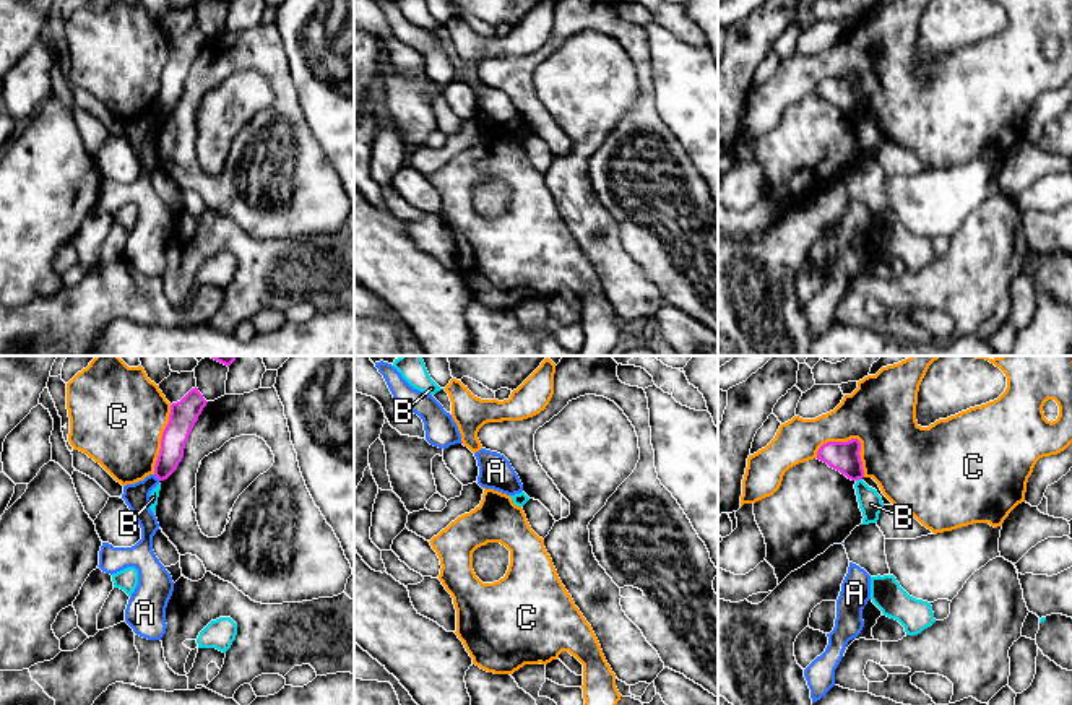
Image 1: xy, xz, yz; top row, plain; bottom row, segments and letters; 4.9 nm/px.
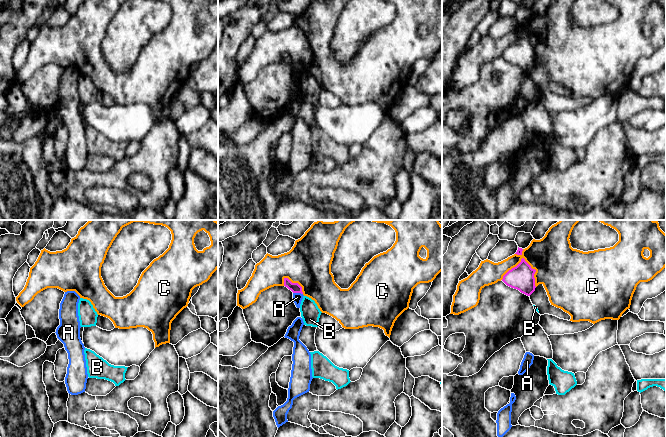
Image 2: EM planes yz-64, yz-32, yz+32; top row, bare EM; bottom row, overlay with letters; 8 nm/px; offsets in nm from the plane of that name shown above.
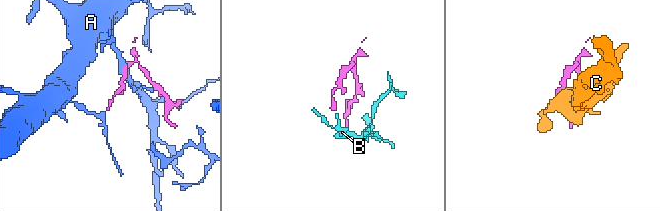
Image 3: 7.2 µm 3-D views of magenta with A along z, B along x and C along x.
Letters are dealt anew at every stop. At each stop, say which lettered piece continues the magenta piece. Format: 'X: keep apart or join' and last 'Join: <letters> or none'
A: keep apart
B: keep apart
C: keep apart
Join: none

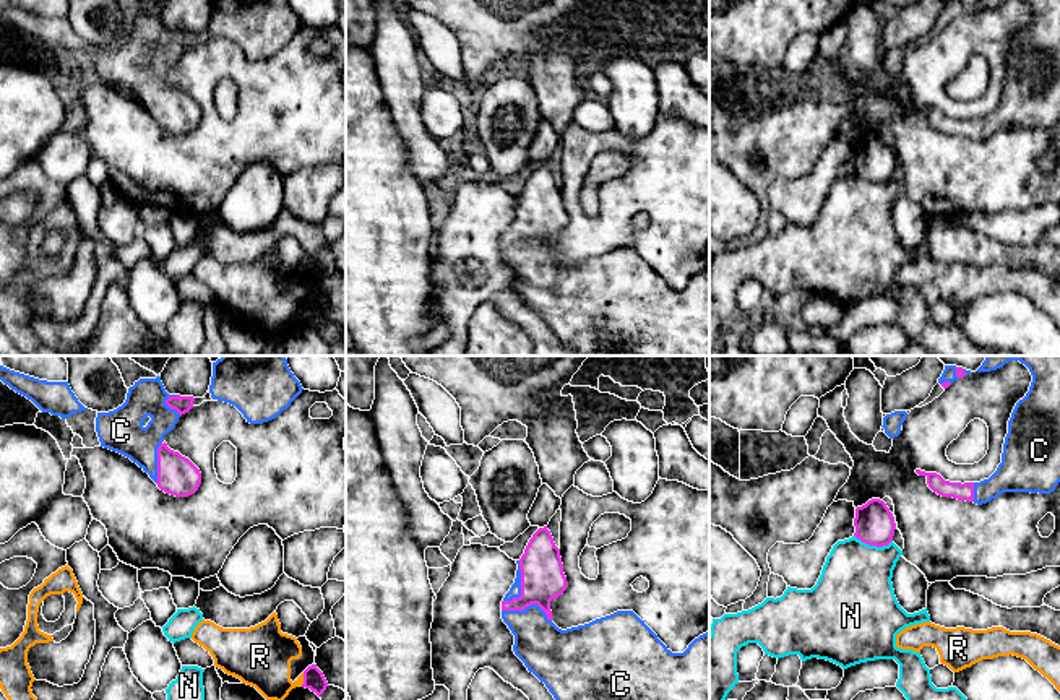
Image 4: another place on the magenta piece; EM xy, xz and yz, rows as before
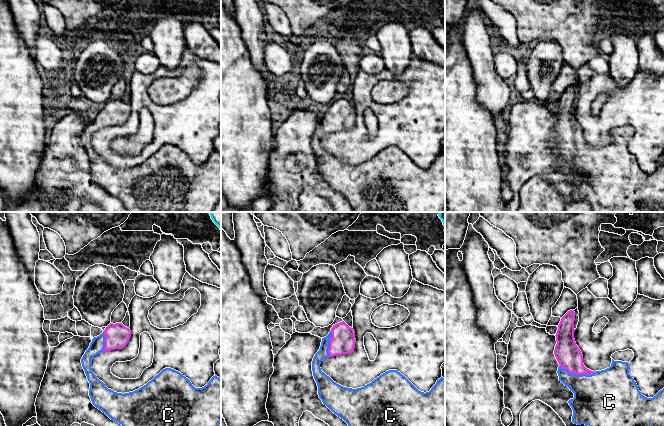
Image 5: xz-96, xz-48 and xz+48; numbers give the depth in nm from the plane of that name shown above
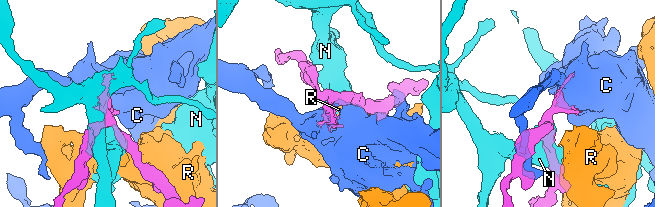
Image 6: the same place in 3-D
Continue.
C: join
N: keep apart
R: keep apart
Join: C

